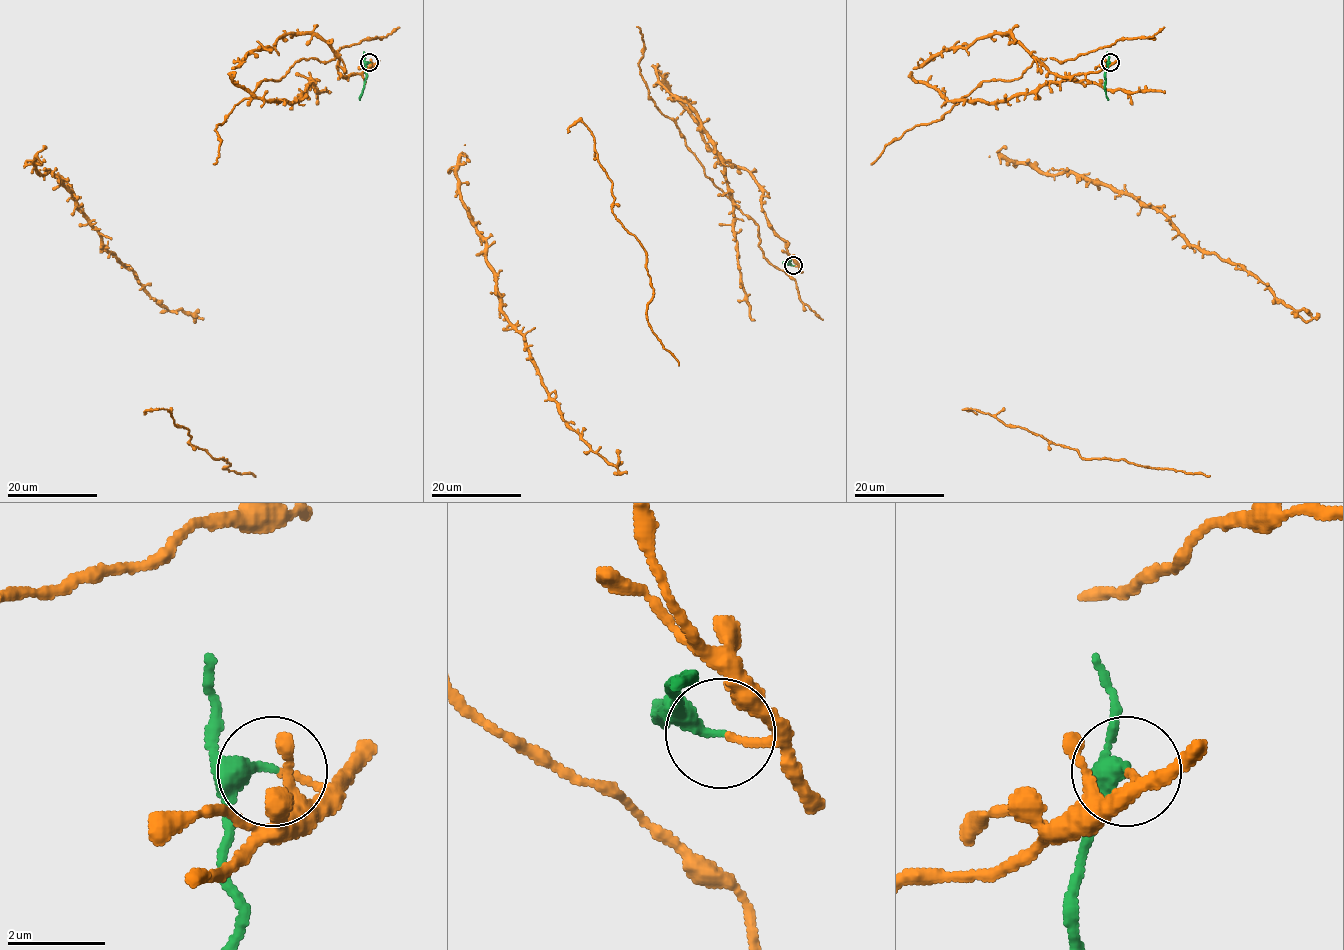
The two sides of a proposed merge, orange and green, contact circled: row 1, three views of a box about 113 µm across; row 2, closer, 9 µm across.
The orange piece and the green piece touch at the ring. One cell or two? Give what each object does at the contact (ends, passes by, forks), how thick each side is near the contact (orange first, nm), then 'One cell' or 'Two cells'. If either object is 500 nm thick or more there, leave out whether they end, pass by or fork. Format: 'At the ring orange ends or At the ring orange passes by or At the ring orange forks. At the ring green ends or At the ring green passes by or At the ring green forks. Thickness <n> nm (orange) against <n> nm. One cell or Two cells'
At the ring orange ends. At the ring green ends. Thickness 140 nm (orange) against 320 nm. Two cells

